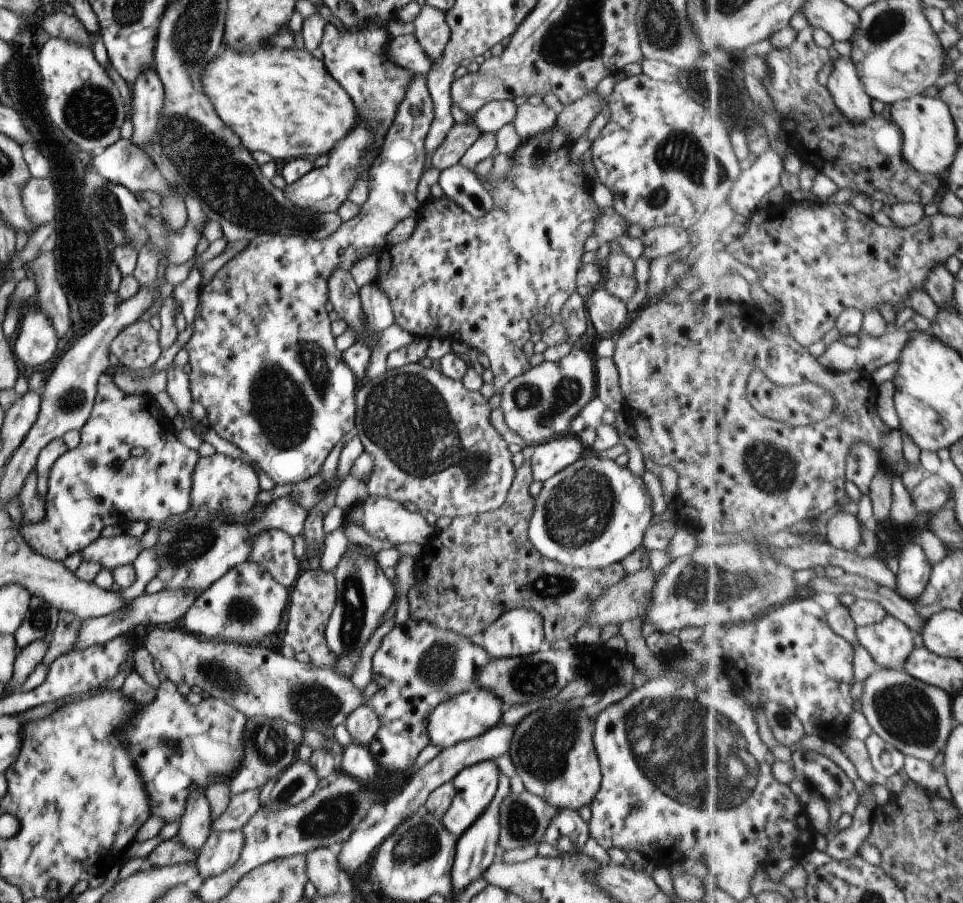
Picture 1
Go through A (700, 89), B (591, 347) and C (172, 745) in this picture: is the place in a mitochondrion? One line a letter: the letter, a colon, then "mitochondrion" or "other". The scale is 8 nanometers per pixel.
A: other
B: other
C: mitochondrion

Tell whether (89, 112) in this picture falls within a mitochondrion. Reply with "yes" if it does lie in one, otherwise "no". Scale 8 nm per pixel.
yes

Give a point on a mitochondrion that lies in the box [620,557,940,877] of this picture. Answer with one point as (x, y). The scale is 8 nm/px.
(716, 737)

